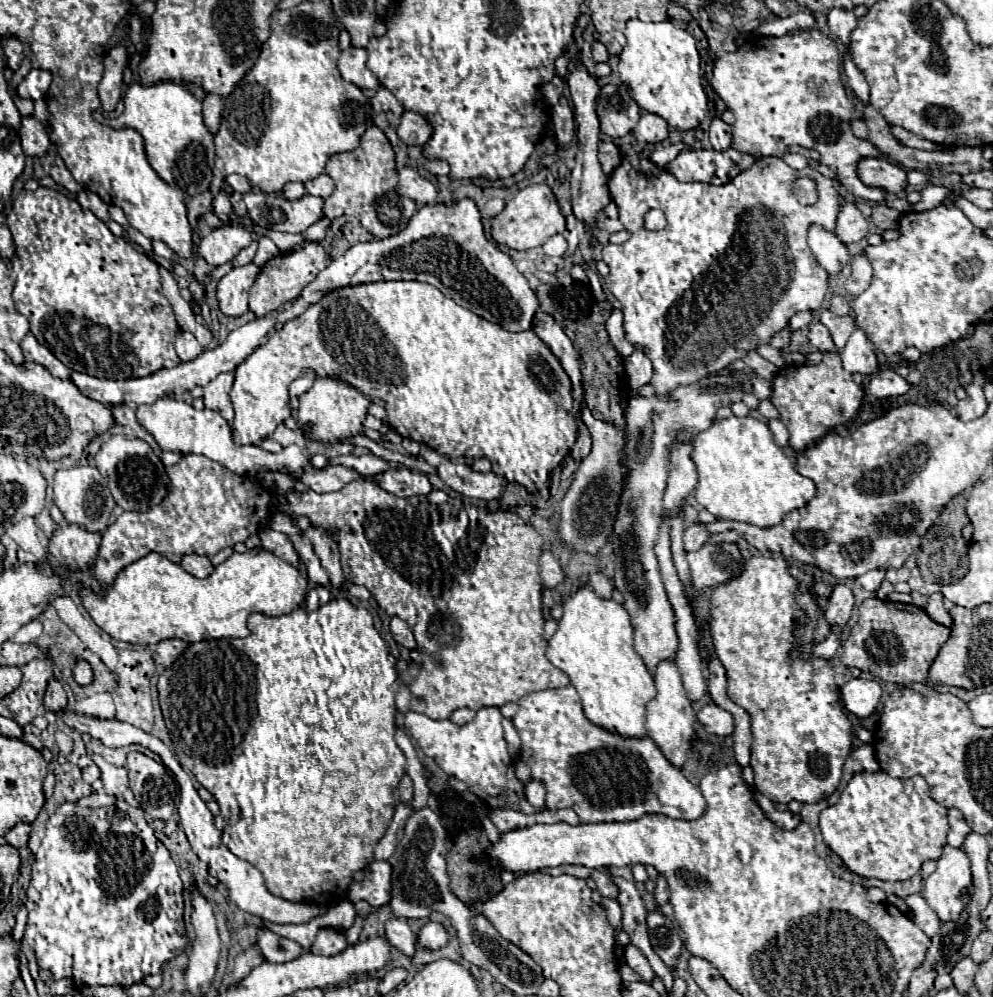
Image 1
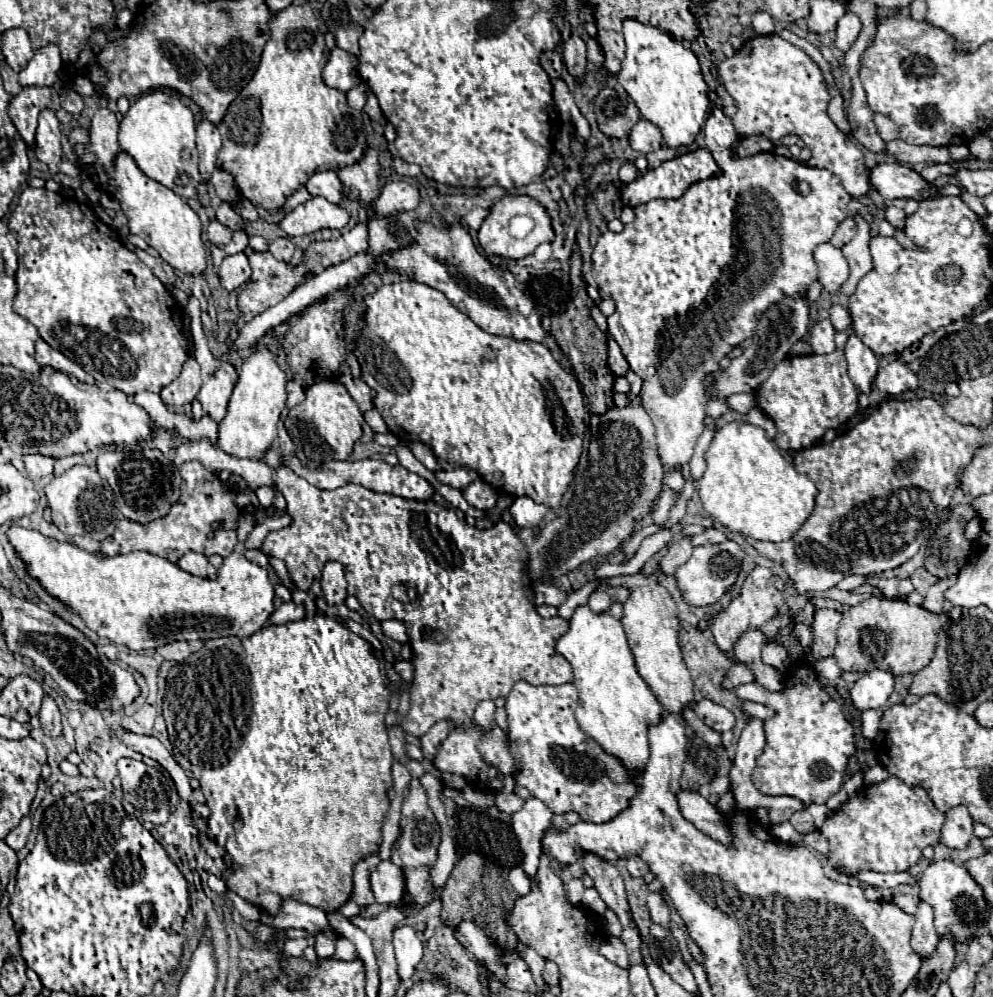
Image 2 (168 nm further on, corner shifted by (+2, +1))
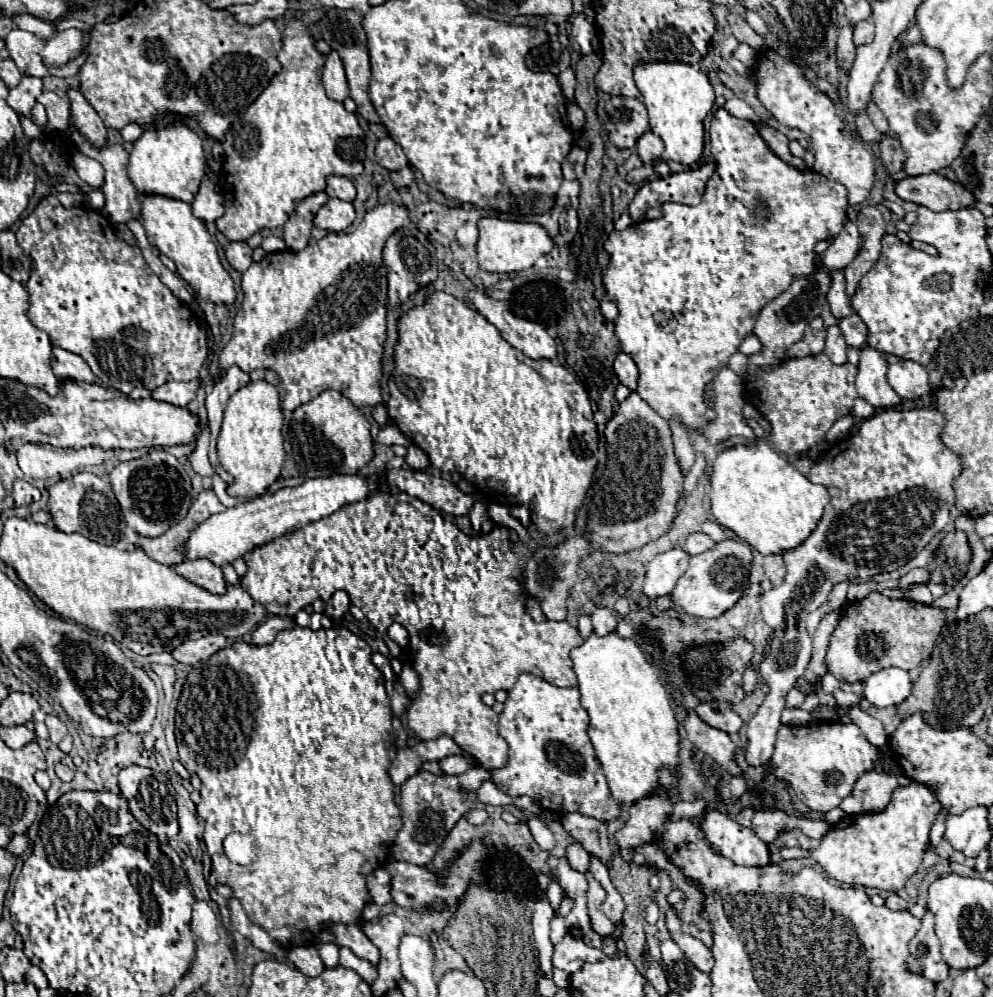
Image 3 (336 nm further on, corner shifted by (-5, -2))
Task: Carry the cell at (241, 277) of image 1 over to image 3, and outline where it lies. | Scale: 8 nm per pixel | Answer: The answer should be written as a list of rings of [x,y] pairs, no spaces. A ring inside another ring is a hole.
[[[232,242],[226,248],[226,258],[238,272],[246,272],[252,264],[252,248],[246,242]]]

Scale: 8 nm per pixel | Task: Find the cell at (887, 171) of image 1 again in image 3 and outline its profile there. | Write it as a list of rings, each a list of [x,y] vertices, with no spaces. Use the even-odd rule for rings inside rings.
[[[936,172],[918,178],[904,178],[896,184],[896,194],[902,200],[916,202],[934,212],[958,210],[974,206],[976,198],[960,182],[952,182]]]

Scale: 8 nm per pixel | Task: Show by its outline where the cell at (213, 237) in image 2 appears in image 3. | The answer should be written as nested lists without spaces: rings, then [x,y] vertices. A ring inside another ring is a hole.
[[[300,20],[288,22],[282,32],[284,46],[278,54],[282,72],[270,80],[270,86],[252,102],[244,116],[230,126],[226,140],[222,142],[226,162],[226,186],[224,192],[224,216],[216,220],[216,228],[232,242],[248,240],[252,234],[268,228],[280,228],[294,214],[296,204],[310,194],[322,192],[326,188],[326,178],[332,174],[338,176],[358,176],[364,166],[364,132],[358,126],[354,114],[346,112],[340,102],[330,100],[322,90],[322,66],[324,56],[314,48],[314,40],[308,28]]]

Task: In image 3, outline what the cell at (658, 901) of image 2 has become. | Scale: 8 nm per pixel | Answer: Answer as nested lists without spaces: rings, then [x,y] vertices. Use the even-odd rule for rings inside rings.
[[[666,912],[666,926],[670,926],[670,934],[672,940],[680,946],[680,950],[688,956],[688,960],[702,972],[710,972],[714,966],[714,956],[710,952],[708,946],[704,946],[700,940],[696,938],[688,938],[682,934],[680,930],[680,920],[674,916],[674,912]]]

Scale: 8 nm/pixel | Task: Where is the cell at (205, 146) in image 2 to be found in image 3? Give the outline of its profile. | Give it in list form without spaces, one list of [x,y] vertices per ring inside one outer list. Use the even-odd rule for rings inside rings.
[[[206,176],[192,202],[192,212],[202,222],[216,222],[224,214],[224,200],[220,190]]]

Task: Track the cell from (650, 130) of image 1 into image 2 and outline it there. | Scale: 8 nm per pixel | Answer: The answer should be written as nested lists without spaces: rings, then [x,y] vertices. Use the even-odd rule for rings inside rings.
[[[641,119],[641,121],[633,127],[633,131],[631,131],[631,135],[629,135],[629,141],[631,141],[631,147],[633,147],[635,151],[651,153],[651,151],[655,151],[655,149],[661,147],[663,135],[661,135],[661,131],[659,131],[657,125],[653,125],[653,123],[647,121],[647,119]]]

